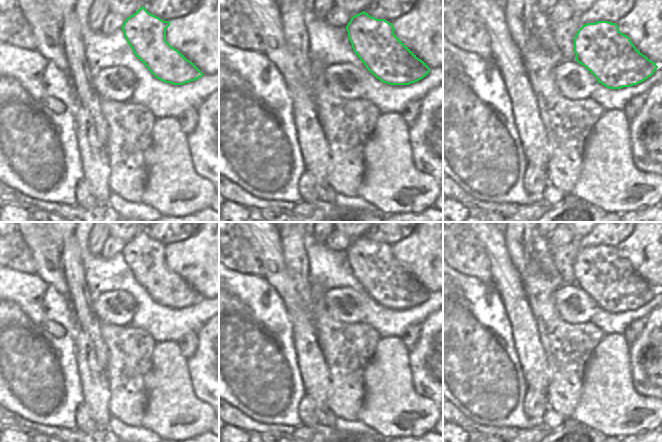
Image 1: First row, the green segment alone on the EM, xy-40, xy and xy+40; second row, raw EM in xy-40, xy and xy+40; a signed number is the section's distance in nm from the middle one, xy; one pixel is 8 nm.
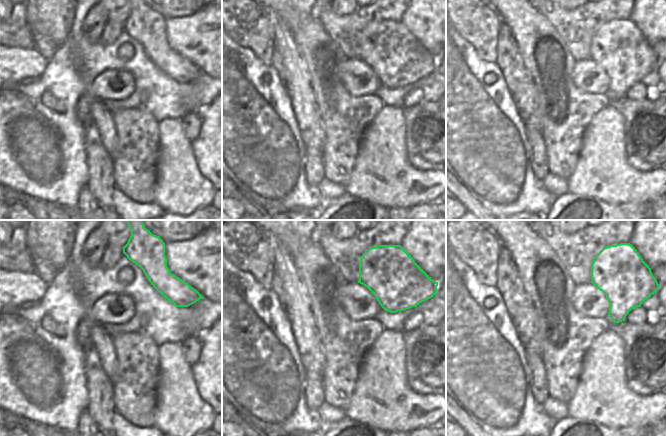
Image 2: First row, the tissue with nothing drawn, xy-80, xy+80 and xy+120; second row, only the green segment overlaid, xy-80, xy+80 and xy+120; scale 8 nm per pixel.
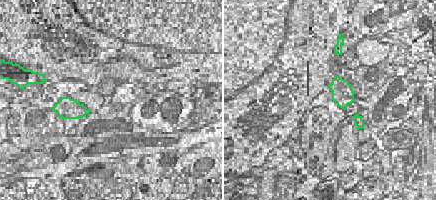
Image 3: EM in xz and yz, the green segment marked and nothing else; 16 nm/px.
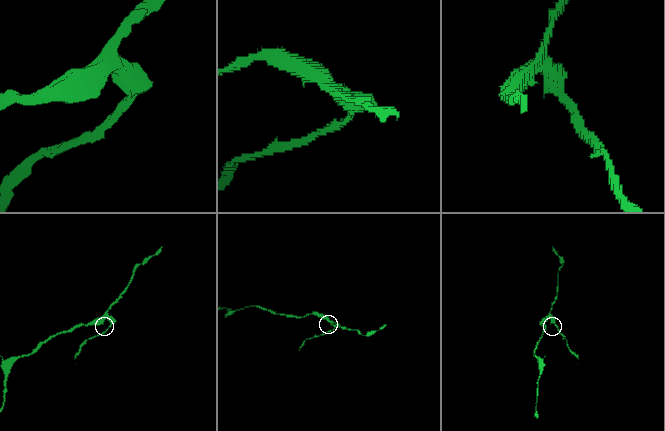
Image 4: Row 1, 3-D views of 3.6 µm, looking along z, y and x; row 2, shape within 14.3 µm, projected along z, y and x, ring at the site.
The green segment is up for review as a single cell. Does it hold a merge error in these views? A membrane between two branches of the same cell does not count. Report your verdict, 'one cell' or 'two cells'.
two cells

